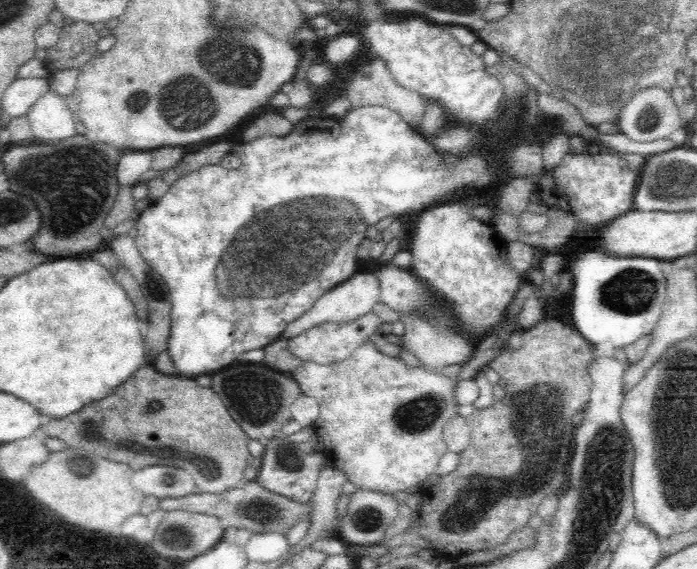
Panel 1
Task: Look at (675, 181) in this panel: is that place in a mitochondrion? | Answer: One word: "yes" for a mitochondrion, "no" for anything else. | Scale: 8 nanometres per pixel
yes

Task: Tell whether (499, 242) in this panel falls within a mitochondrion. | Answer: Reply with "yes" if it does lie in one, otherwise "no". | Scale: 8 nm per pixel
no

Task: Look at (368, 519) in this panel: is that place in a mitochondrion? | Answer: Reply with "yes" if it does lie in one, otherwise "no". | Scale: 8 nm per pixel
yes

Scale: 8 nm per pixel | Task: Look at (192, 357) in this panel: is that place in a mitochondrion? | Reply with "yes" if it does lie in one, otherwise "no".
no

